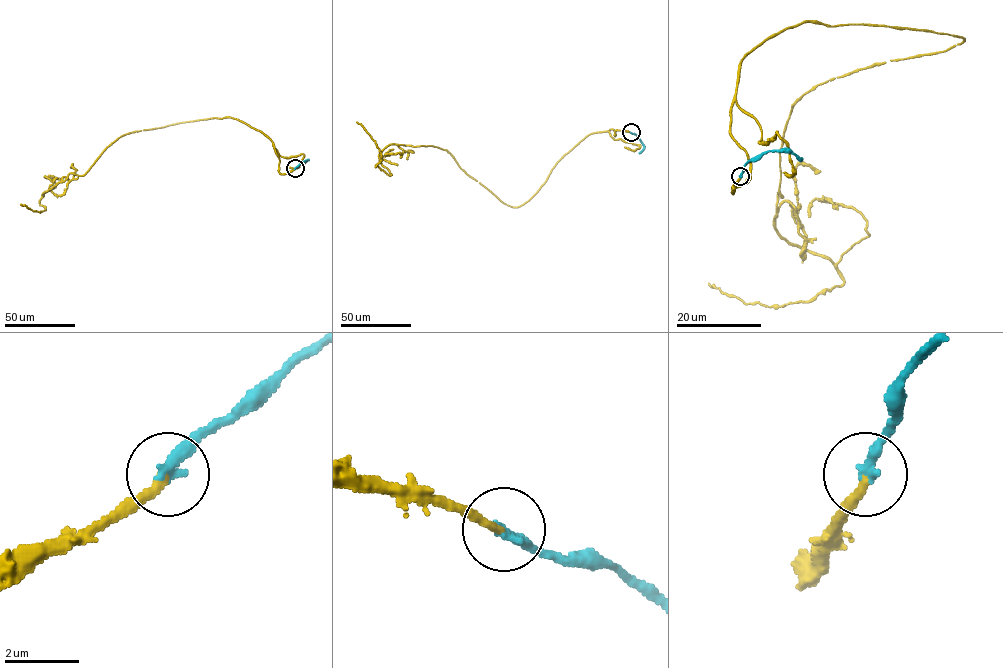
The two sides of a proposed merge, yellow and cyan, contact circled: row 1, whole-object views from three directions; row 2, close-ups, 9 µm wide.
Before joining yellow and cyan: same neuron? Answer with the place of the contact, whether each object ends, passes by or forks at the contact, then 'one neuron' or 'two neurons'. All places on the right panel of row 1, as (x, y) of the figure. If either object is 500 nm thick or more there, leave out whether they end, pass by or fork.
at (740, 176); yellow ends there; cyan ends there; one neuron

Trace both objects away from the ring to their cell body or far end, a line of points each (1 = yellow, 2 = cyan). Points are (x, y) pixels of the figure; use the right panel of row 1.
1: (740, 177), (730, 109), (767, 38), (965, 39), (792, 108), (775, 229), (844, 283), (781, 306), (708, 283)
2: (740, 177), (751, 159), (769, 150), (789, 150), (801, 160)

